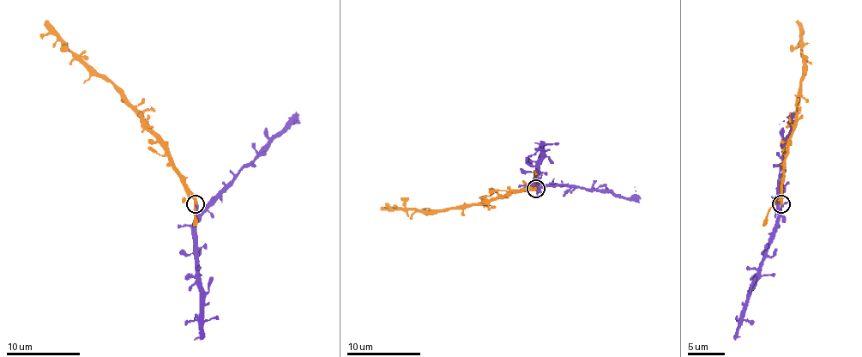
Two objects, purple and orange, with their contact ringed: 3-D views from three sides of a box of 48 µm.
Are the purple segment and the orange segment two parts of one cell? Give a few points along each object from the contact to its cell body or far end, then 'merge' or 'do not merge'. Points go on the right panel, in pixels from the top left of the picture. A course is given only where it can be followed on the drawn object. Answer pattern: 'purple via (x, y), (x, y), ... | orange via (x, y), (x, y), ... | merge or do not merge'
purple via (781, 203), (774, 238), (736, 339) | orange via (781, 203), (783, 157), (794, 118), (804, 65), (802, 23), (798, 20) | merge

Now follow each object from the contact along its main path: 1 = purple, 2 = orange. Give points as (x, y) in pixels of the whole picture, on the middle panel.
1: (537, 189), (540, 145), (535, 143)
2: (535, 189), (513, 190), (485, 202), (427, 211), (390, 209), (387, 205)

